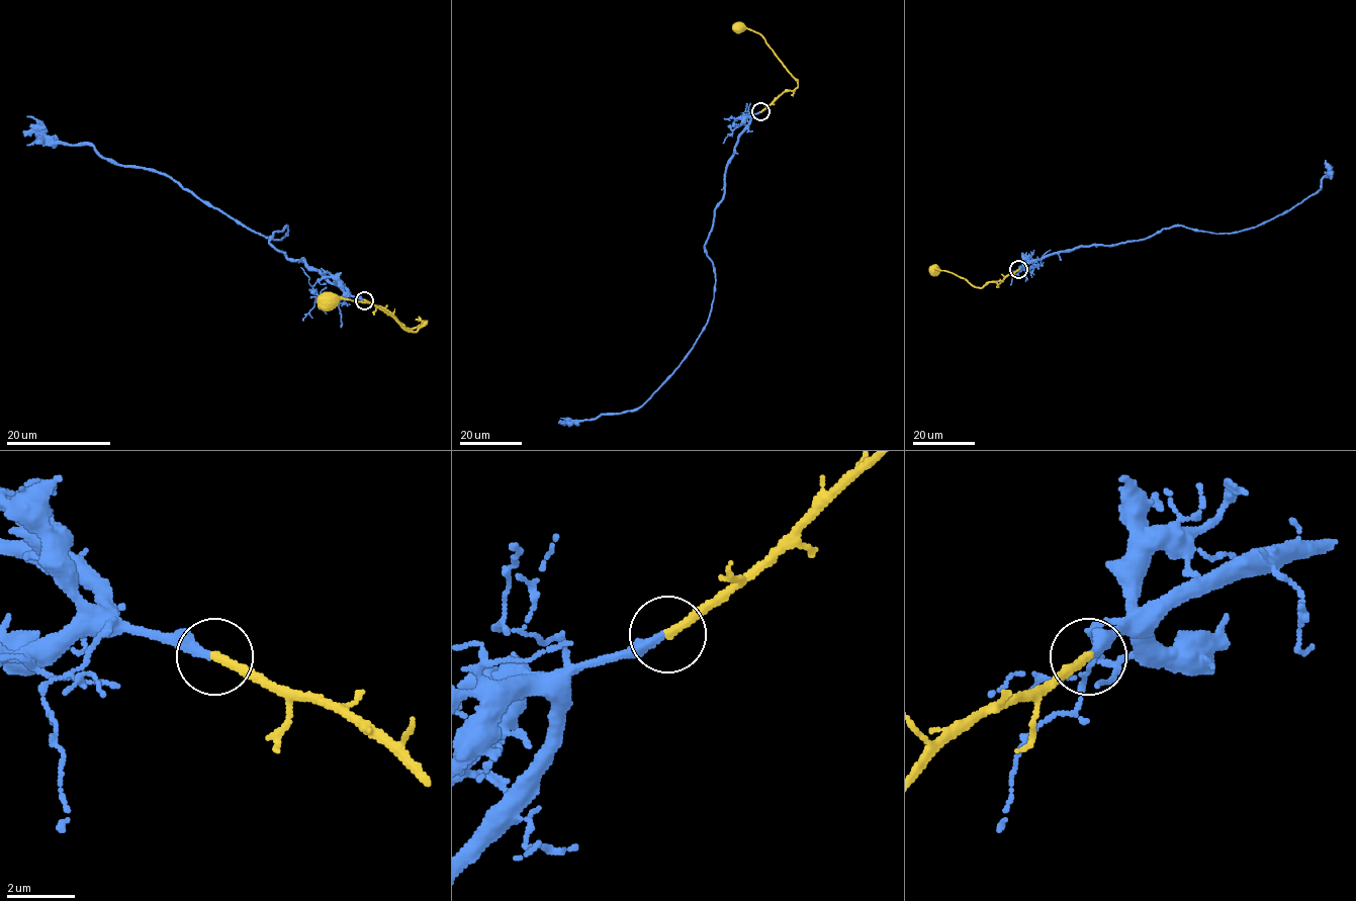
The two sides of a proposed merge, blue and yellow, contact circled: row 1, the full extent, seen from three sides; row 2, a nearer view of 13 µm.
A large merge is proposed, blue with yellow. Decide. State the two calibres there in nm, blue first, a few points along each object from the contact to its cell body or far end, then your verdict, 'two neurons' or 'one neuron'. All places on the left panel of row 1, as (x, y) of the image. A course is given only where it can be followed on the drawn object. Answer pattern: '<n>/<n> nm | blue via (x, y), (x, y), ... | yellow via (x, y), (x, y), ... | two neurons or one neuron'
300/240 nm | blue via (363, 299), (269, 242), (287, 226), (269, 238), (159, 172), (55, 144), (27, 115) | yellow via (364, 299), (384, 307), (410, 329), (427, 322), (417, 331), (407, 330), (368, 302), (342, 298), (329, 302) | one neuron

